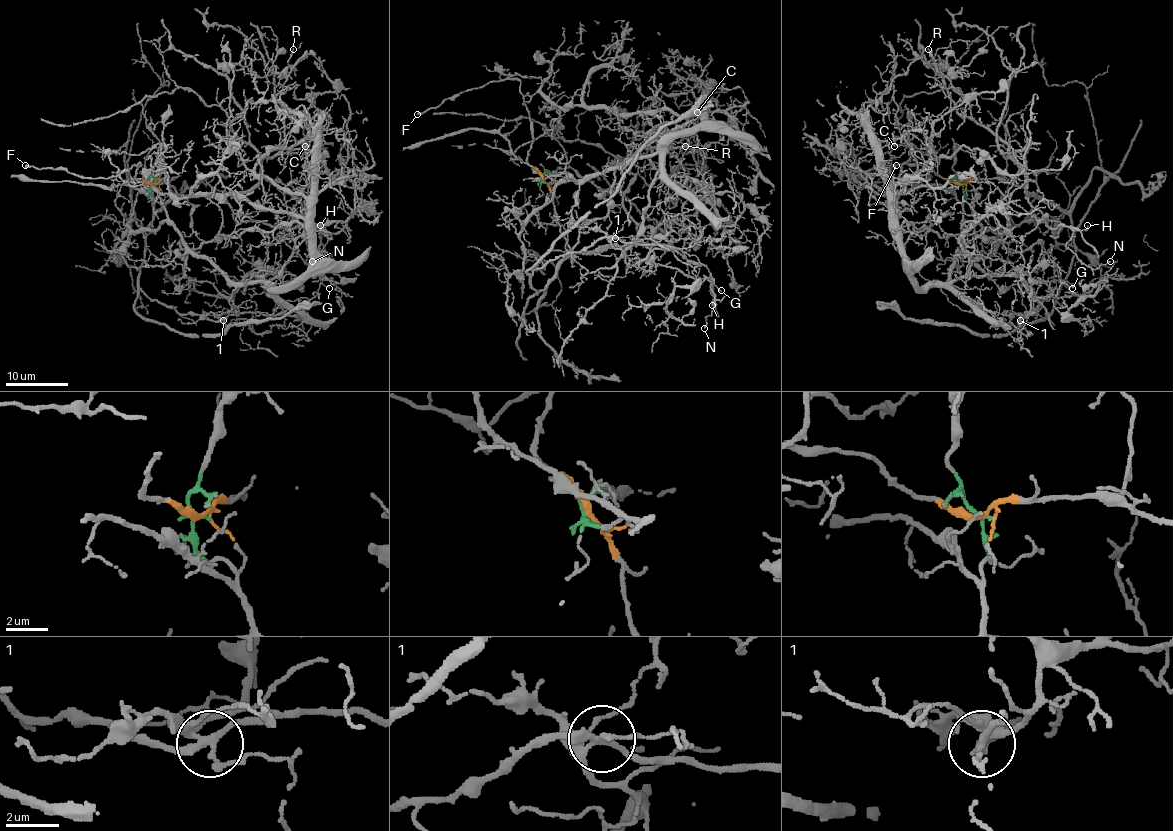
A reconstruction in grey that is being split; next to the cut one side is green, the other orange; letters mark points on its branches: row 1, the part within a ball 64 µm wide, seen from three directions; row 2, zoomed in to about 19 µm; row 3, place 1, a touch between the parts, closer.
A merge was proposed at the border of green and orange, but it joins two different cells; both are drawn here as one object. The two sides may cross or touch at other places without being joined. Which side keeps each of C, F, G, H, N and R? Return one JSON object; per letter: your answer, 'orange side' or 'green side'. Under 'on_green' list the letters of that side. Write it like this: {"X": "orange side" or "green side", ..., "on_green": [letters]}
{"C": "green side", "F": "orange side", "G": "orange side", "H": "orange side", "N": "orange side", "R": "orange side", "on_green": ["C"]}

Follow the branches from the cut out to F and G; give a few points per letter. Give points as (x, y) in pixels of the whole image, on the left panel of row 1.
F: (150, 183), (135, 177), (141, 164), (106, 178), (91, 178), (61, 169), (36, 169), (25, 164)
G: (150, 183), (163, 178), (178, 195), (145, 233), (149, 297), (221, 321), (279, 315), (329, 288)

